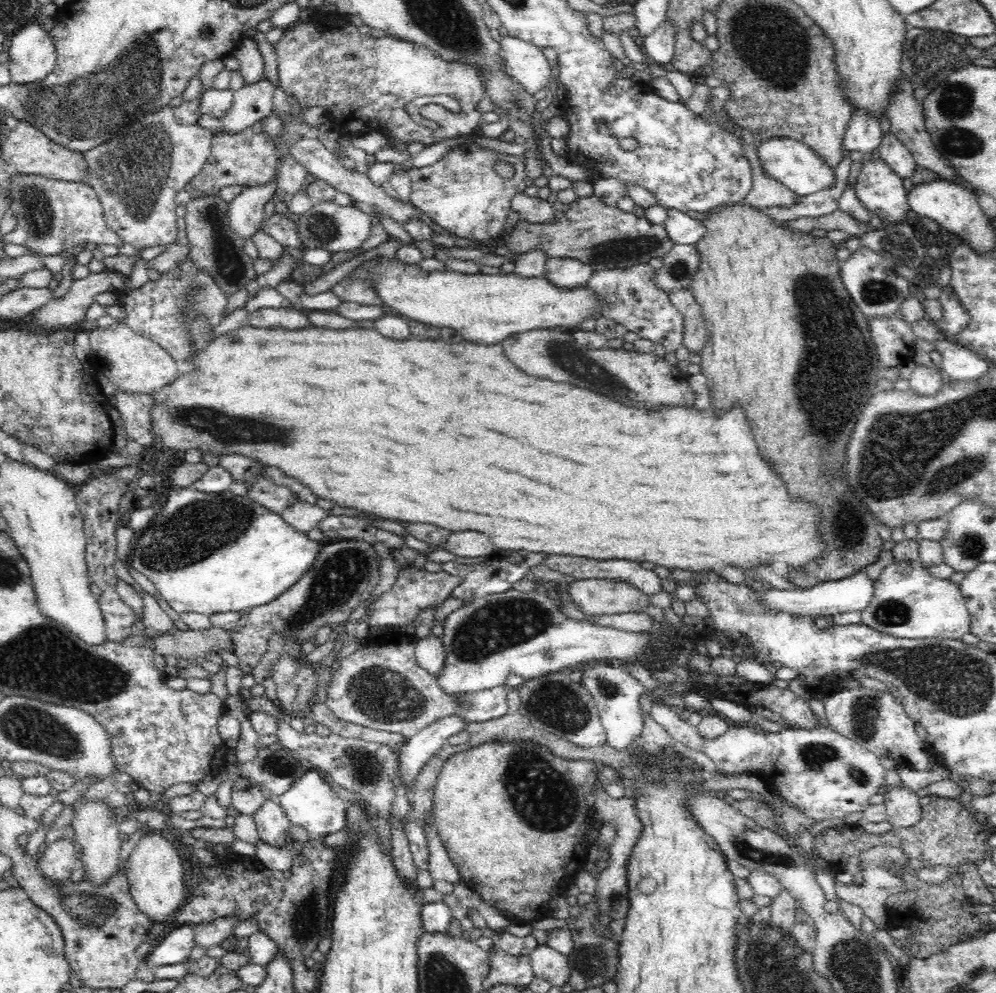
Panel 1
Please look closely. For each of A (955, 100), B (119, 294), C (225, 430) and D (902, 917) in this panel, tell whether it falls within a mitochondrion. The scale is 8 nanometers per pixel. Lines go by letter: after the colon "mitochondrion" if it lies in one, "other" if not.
A: mitochondrion
B: other
C: mitochondrion
D: other

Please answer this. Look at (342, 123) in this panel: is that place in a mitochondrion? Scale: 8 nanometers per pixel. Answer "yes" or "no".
no

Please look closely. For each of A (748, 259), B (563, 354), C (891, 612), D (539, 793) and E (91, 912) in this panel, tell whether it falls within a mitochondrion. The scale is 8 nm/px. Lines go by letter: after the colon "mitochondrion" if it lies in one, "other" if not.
A: other
B: mitochondrion
C: mitochondrion
D: mitochondrion
E: mitochondrion

